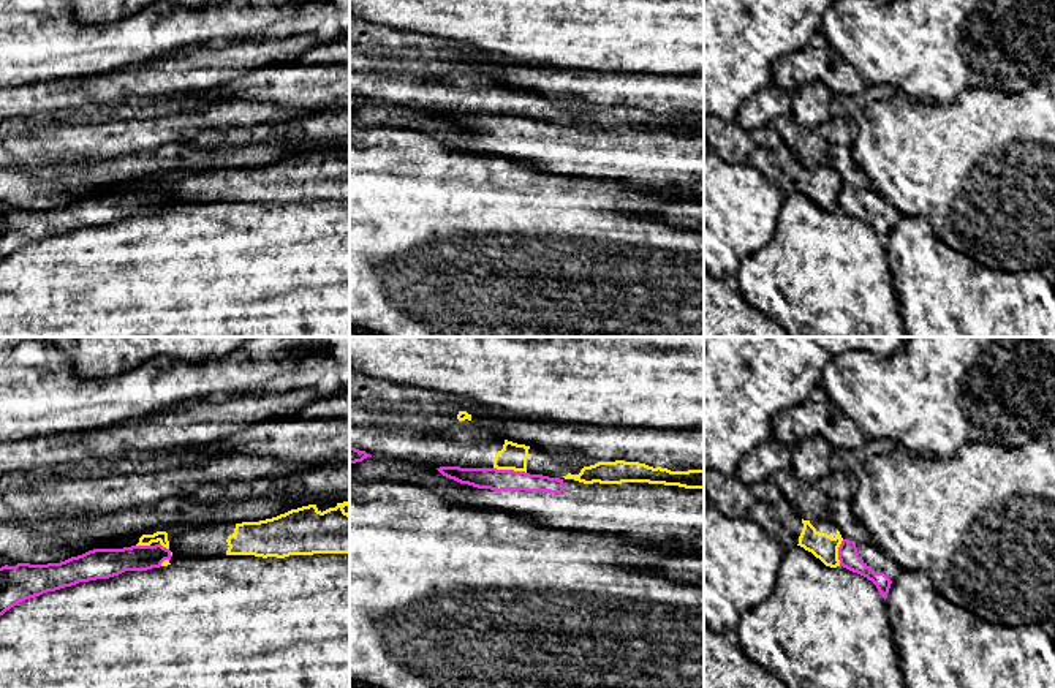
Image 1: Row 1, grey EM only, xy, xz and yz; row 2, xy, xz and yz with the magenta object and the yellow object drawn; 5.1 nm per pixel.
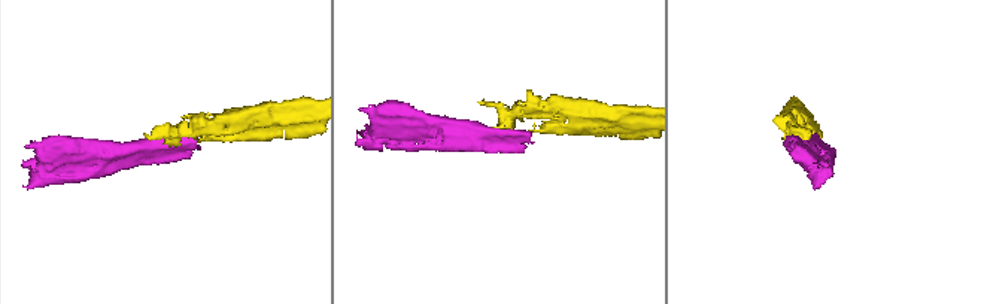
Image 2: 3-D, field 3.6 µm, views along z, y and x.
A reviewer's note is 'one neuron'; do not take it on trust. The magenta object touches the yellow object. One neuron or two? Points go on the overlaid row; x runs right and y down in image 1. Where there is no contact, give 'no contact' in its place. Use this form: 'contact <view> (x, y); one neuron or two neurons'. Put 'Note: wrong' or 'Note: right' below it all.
contact xz (510, 470); two neurons
Note: wrong

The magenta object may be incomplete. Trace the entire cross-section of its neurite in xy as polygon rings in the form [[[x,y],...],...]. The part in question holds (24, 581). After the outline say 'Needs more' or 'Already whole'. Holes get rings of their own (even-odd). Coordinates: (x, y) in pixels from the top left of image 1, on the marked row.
[[[161,544],[93,549],[60,563],[19,563],[0,554],[0,615],[16,604],[79,582],[109,579],[125,571],[147,571],[171,560]]]. Needs more

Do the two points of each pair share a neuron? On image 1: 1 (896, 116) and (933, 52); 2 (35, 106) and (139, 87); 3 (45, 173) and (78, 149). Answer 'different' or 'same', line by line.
1: different
2: same
3: different

